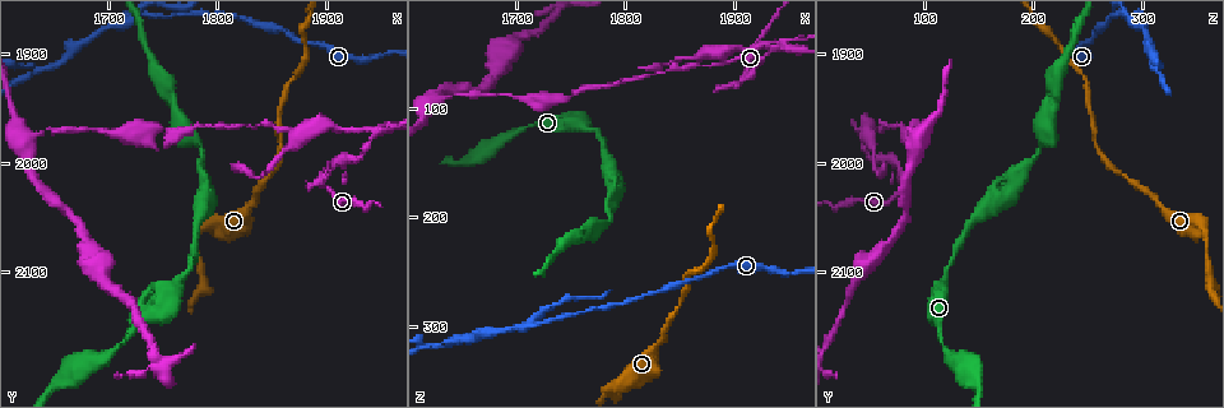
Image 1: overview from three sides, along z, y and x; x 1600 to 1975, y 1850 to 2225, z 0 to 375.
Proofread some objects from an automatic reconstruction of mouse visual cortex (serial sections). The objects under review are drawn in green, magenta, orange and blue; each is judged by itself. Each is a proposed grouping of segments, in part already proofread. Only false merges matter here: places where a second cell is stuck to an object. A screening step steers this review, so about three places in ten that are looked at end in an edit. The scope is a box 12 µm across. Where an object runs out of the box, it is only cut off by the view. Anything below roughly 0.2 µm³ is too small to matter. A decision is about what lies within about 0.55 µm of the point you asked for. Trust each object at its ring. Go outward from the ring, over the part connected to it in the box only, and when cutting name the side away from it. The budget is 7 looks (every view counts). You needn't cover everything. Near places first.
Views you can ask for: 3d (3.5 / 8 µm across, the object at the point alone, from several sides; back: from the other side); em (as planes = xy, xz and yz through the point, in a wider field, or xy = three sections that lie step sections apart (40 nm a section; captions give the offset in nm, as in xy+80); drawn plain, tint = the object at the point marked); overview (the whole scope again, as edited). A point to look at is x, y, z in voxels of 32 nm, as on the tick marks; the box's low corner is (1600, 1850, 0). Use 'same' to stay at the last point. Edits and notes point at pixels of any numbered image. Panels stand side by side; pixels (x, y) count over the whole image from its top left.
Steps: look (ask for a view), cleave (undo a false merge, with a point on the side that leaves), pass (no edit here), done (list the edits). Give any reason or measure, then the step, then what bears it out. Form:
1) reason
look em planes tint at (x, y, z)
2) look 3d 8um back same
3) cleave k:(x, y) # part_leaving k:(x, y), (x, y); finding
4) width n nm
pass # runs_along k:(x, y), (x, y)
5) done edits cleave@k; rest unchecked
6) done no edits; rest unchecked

two arms in line, one across
look 3d 3.5um at (1640, 1914, 314)

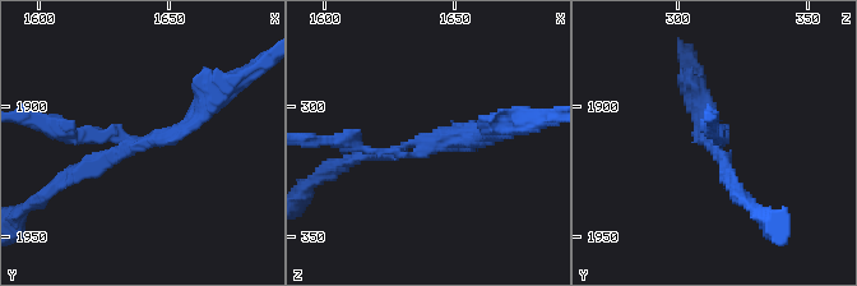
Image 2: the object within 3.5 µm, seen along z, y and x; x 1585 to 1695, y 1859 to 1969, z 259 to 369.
arms 3; arm_widths 100, 150, 250 nm; need the tissue
look em xy step 5 plain at (1640, 1914, 313)

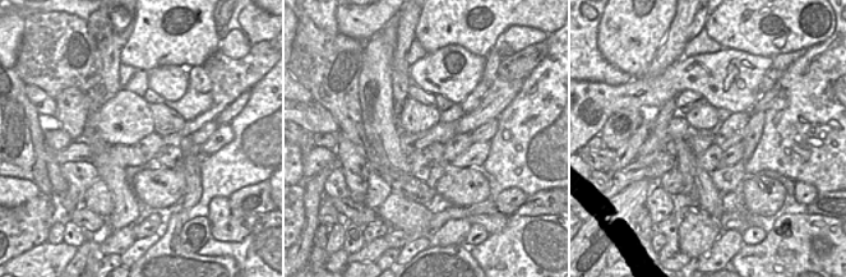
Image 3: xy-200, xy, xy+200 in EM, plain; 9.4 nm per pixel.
look em xy step 5 tint same

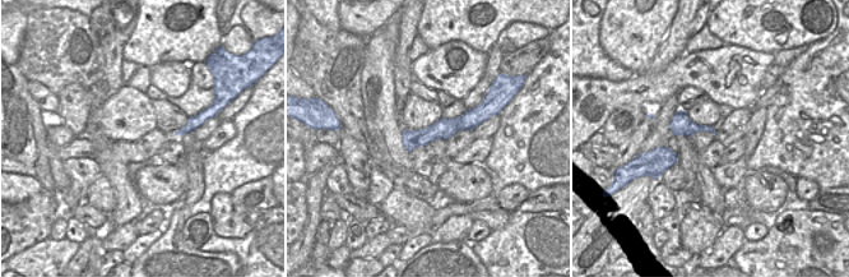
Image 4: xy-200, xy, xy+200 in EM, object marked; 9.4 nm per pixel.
cleave 2:(78, 169) # border 4:(459, 116), (460, 129); two cells meet here

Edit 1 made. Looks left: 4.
look overview

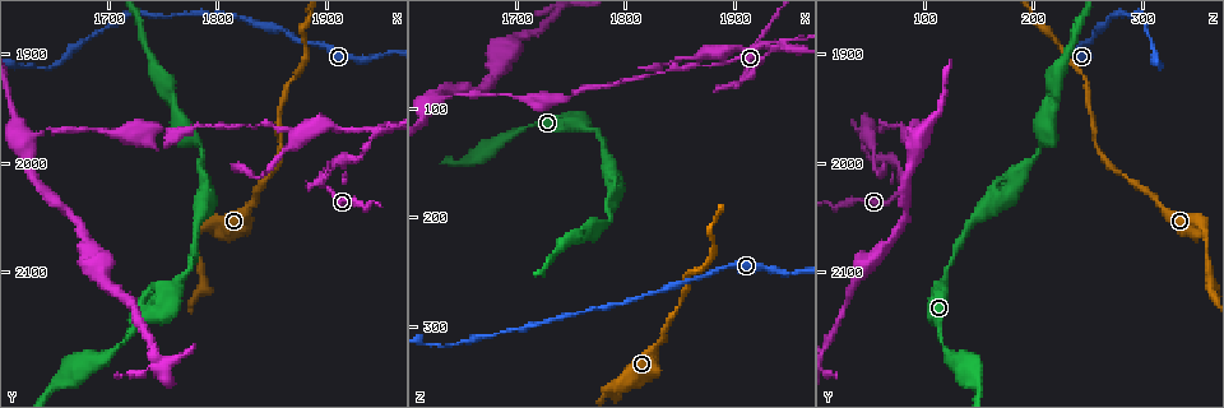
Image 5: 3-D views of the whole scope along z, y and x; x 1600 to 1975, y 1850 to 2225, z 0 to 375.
sharp bend
look 3d 3.5um at (1896, 2016, 80)

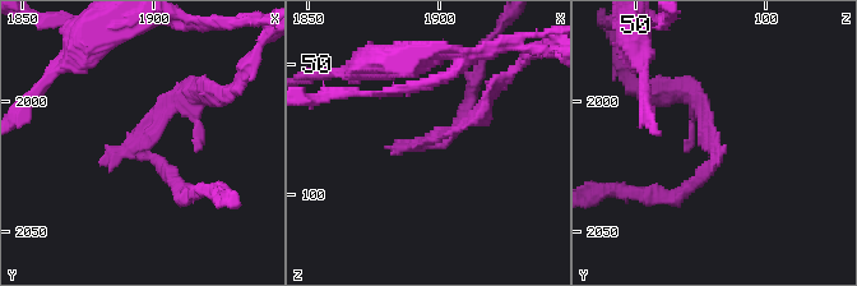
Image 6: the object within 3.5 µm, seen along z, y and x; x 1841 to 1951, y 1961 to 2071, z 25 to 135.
look em xy step 3 tint at (1895, 2016, 79)

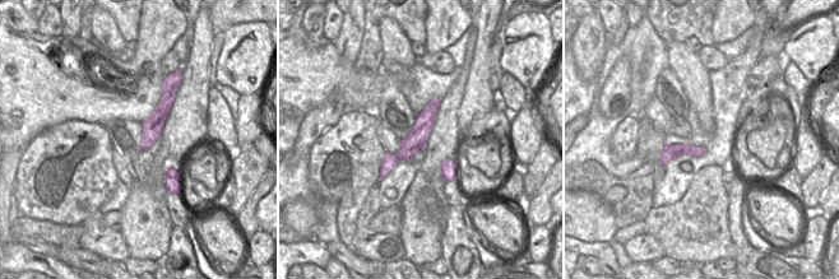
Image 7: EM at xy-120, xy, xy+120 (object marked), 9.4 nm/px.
pass # runs_along 6:(179, 197), (139, 138), (198, 91); continuous, no second cell

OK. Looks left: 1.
done edits cleave@2; rest unchecked

